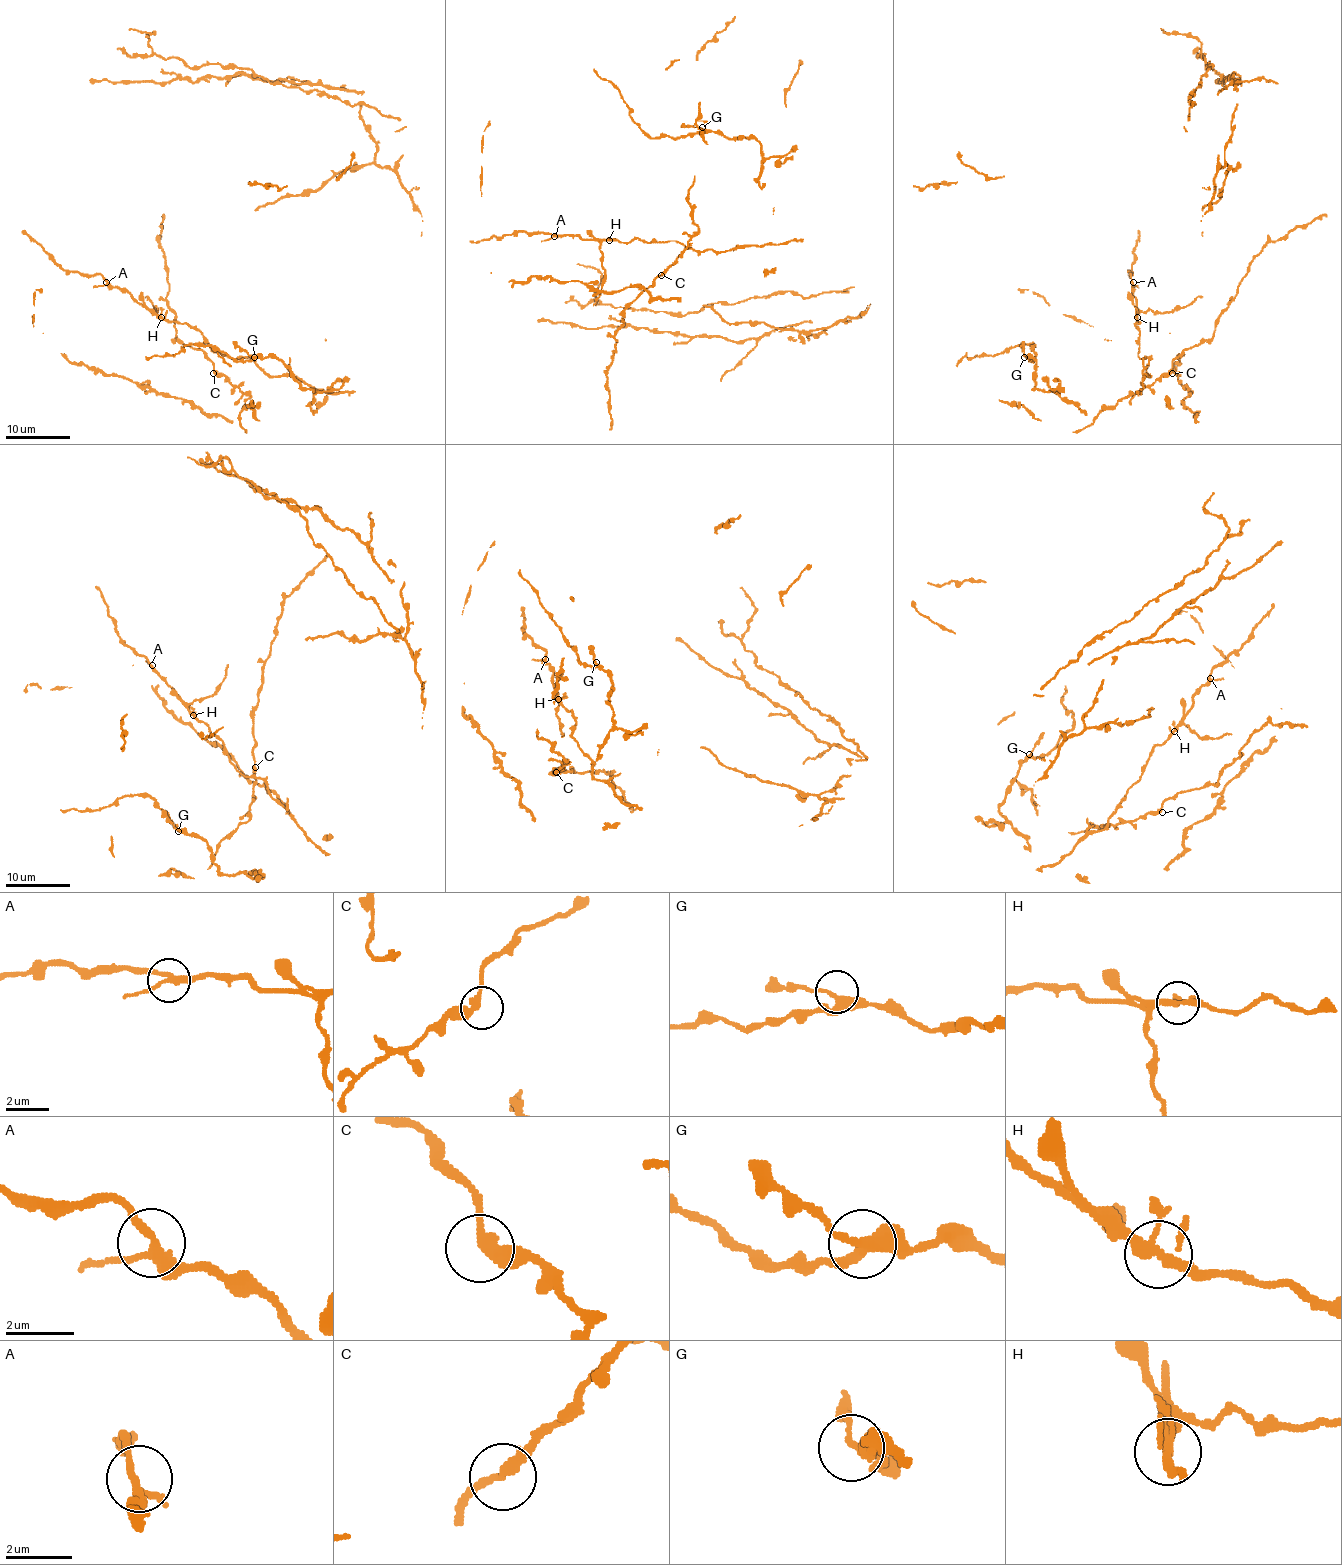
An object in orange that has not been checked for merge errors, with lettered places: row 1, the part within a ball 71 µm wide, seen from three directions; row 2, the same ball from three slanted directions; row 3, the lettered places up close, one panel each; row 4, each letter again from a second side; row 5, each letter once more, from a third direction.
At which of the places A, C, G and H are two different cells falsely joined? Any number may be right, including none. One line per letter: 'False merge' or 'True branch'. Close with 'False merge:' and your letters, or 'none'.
A: True branch
C: True branch
G: True branch
H: True branch
False merge: none

